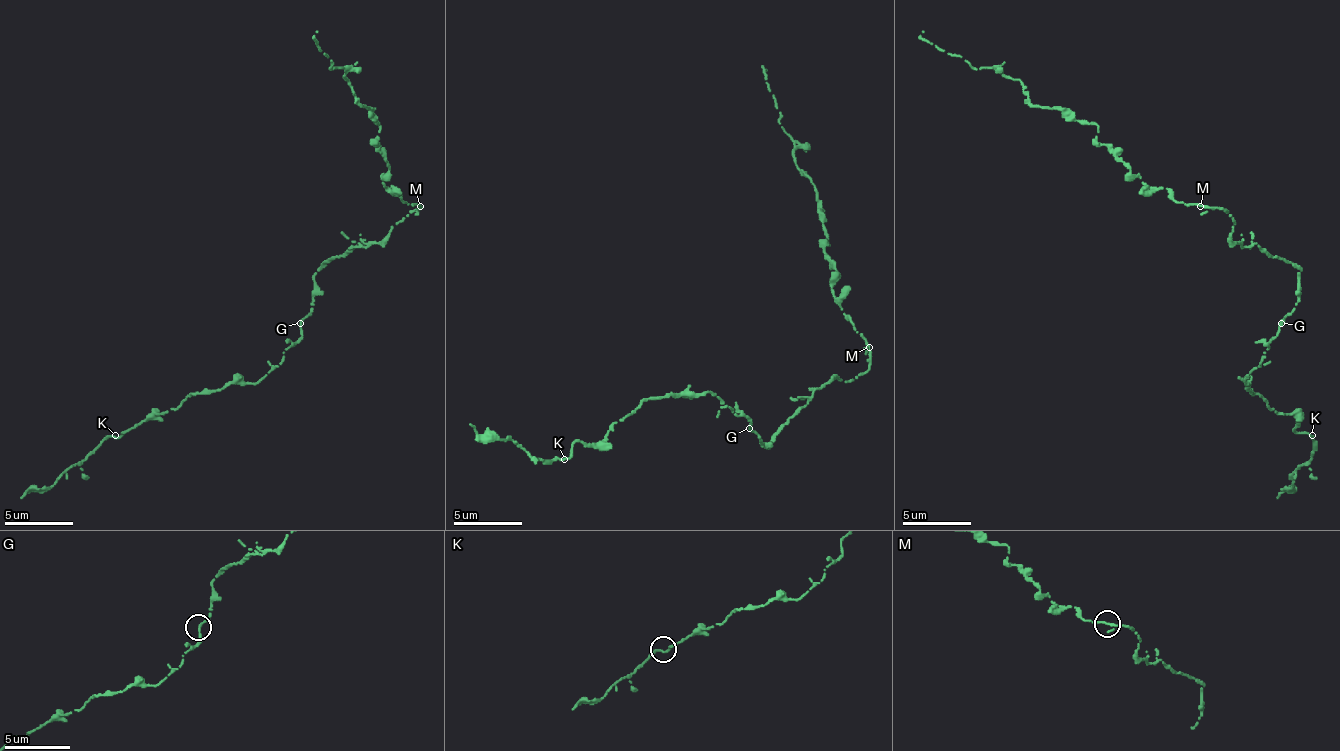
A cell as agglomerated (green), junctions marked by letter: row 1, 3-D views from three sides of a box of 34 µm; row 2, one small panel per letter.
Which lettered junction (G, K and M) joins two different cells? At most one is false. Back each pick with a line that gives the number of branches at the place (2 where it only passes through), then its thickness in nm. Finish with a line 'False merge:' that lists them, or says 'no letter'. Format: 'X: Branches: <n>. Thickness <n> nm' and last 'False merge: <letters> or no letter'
False merge: no letter

